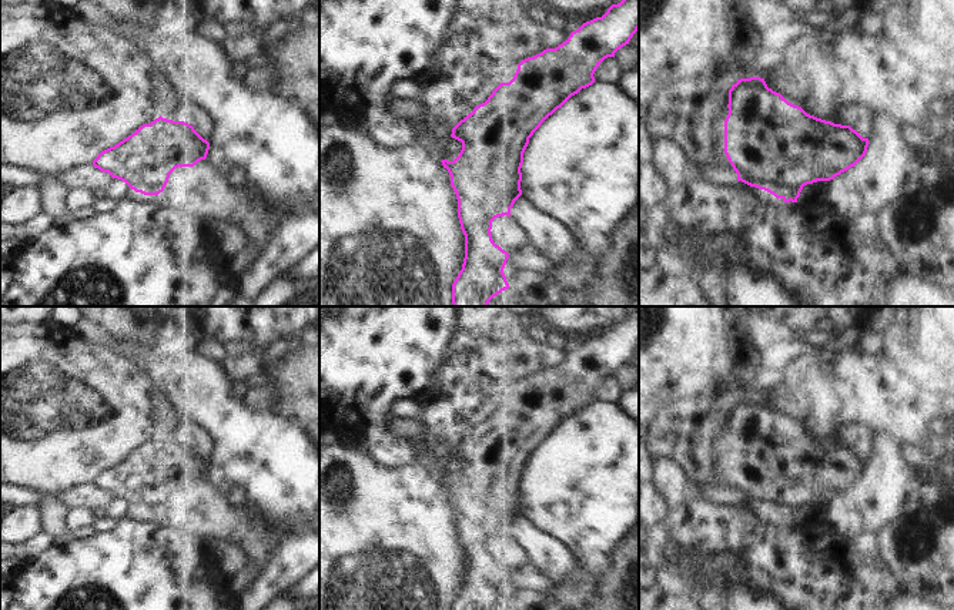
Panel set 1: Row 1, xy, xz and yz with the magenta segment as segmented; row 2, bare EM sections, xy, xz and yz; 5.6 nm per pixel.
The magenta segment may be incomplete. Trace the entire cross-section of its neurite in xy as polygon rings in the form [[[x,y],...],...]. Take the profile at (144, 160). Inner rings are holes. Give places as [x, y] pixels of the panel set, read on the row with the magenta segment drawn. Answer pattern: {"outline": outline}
{"outline": [[[161,115],[101,151],[93,165],[124,181],[135,192],[158,195],[178,167],[205,160],[210,143],[193,125]]]}

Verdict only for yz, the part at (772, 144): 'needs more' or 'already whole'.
already whole

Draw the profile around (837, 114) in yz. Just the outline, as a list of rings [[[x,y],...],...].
[[[833,107],[823,120],[834,124],[850,125],[863,138],[871,134],[871,115],[876,110],[867,107]]]

